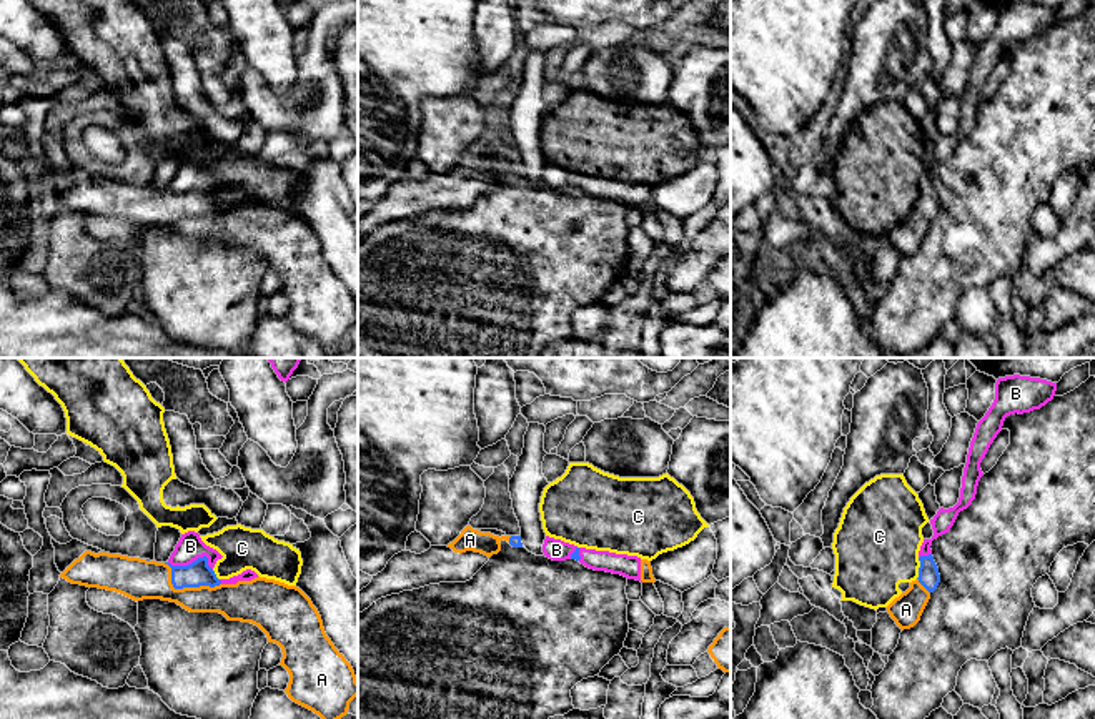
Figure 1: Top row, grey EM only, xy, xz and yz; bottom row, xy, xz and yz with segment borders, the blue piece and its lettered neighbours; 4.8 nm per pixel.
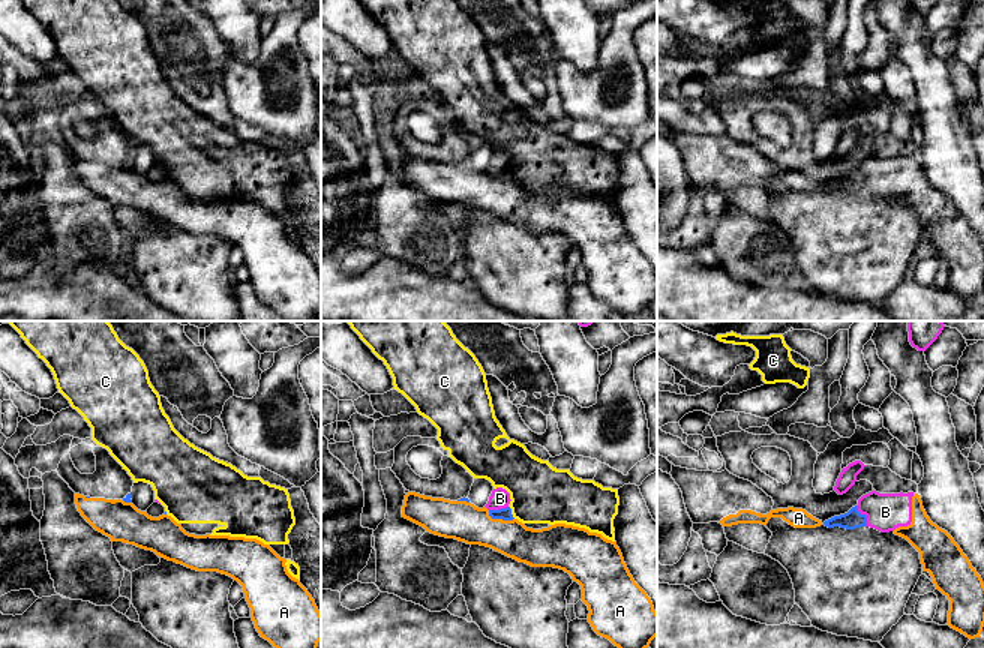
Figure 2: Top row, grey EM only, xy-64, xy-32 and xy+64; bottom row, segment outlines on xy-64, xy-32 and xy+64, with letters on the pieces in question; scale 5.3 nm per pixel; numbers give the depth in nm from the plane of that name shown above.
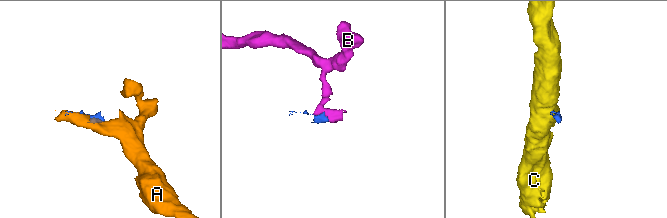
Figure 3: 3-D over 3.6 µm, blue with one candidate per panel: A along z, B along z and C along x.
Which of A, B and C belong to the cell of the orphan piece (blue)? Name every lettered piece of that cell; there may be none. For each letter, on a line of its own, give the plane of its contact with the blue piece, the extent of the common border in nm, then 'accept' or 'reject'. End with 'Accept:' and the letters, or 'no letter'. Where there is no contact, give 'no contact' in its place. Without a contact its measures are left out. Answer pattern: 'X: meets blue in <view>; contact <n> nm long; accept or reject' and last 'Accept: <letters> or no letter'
A: meets blue in xy; contact 300 nm long; accept
B: meets blue in xy; contact 220 nm long; reject
C: meets blue in yz; contact 110 nm long; reject
Accept: A

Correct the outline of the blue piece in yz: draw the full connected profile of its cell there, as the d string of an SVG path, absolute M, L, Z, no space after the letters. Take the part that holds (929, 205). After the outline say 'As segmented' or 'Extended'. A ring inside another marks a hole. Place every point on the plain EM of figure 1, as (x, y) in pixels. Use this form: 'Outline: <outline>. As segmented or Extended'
Outline: M920 183L919 188L919 205L910 210L910 215L905 220L887 233L887 240L902 258L914 255L920 248L930 221L940 210L939 195L934 183Z. Extended

